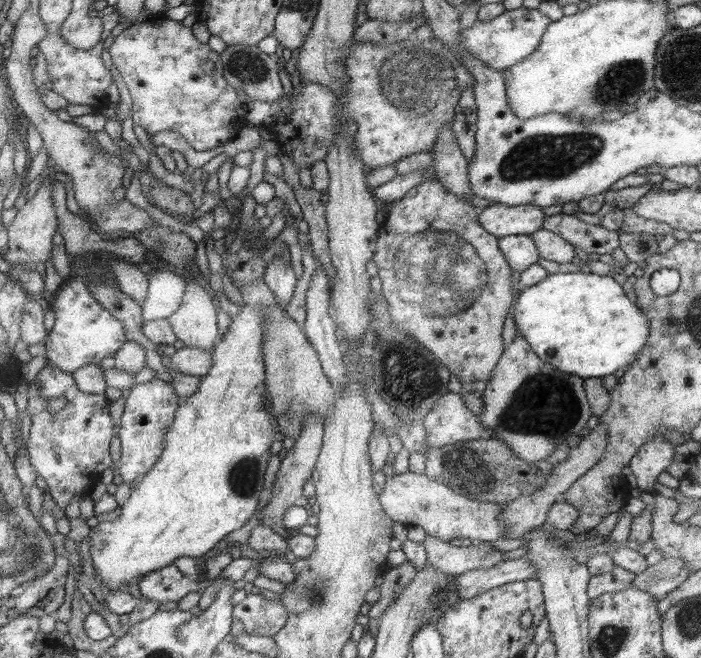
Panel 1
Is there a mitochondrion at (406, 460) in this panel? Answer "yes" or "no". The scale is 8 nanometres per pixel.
no

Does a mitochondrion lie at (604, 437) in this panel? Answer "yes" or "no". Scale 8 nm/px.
no

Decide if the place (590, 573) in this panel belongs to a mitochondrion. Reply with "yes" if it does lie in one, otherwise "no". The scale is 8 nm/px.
no

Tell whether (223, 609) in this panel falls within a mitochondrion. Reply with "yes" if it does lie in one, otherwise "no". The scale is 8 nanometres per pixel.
no

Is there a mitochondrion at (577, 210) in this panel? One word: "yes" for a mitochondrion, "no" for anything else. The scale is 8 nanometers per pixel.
no

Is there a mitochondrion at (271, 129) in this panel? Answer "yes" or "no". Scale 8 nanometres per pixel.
no

